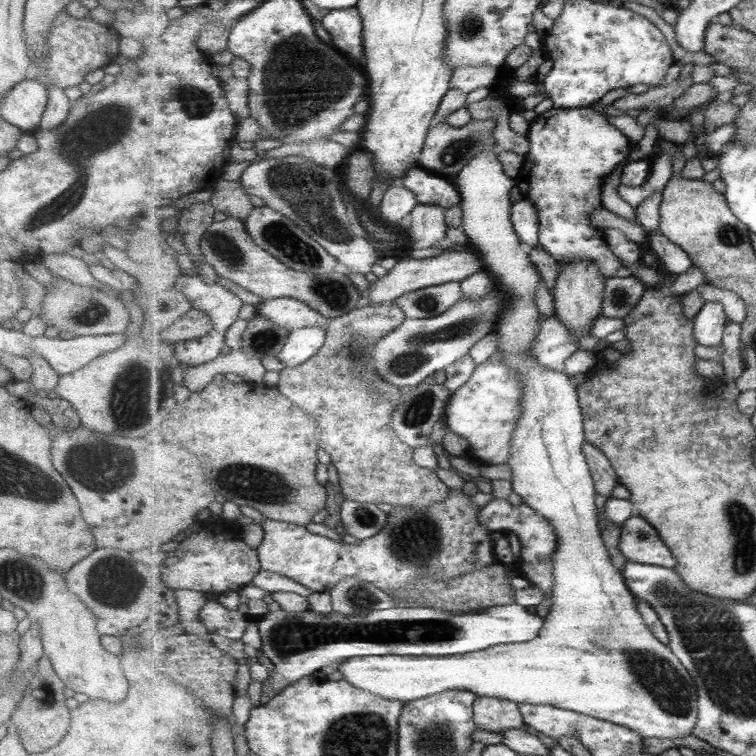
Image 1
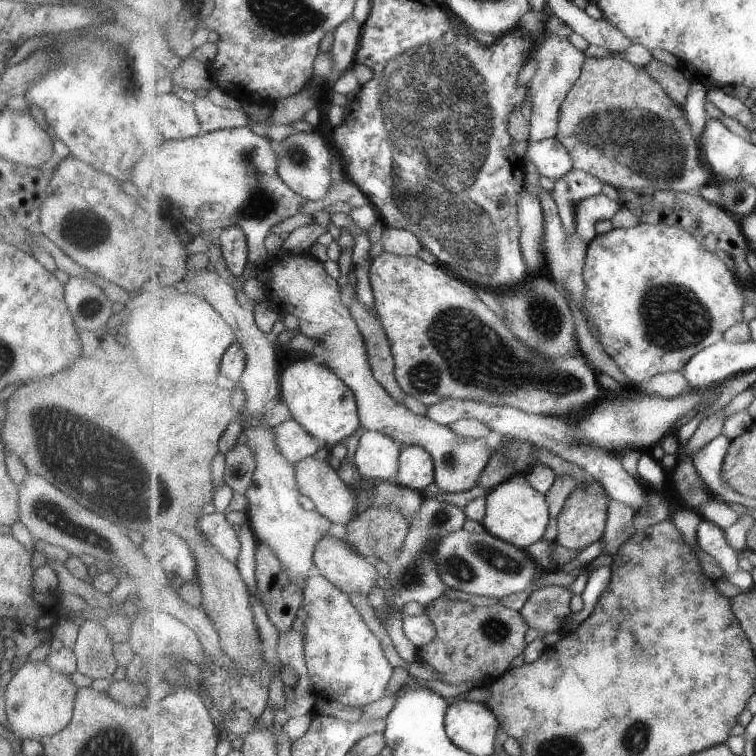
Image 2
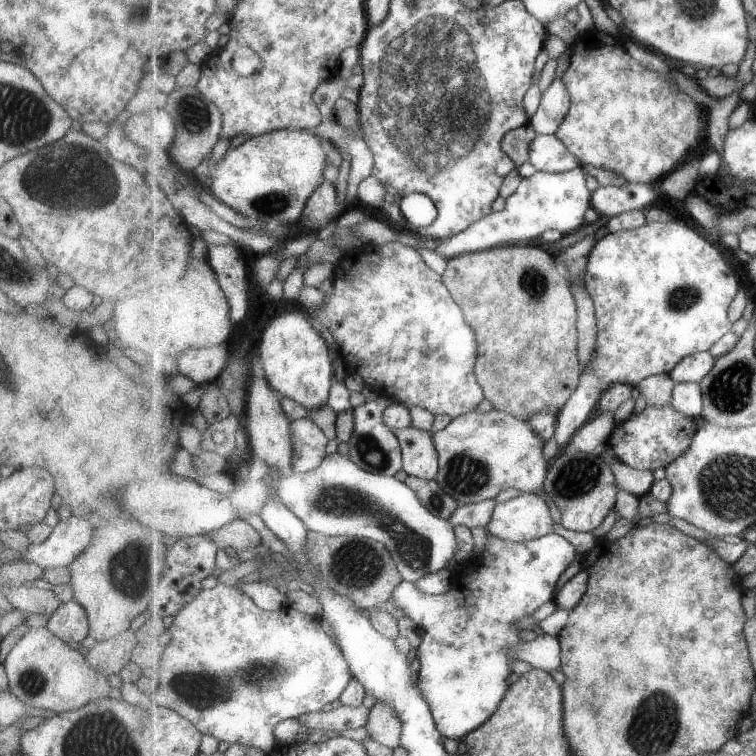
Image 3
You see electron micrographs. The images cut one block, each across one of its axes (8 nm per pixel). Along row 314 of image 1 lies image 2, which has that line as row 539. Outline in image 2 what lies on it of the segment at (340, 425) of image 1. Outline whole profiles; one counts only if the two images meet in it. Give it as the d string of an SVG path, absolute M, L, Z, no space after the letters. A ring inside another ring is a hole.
M379 506L377 509L369 508L351 519L345 526L347 541L361 556L364 556L369 562L382 560L389 564L395 560L404 548L404 542L407 538L409 523L397 510L391 511L388 507Z

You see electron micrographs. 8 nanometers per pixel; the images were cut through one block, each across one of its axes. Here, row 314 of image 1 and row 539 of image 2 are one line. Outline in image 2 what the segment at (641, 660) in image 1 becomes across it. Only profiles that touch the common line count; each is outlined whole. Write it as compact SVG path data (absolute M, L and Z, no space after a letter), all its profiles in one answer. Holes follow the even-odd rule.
M523 473L513 474L509 480L490 490L487 497L483 525L493 536L506 540L520 549L527 549L534 542L544 538L551 518L548 499Z

